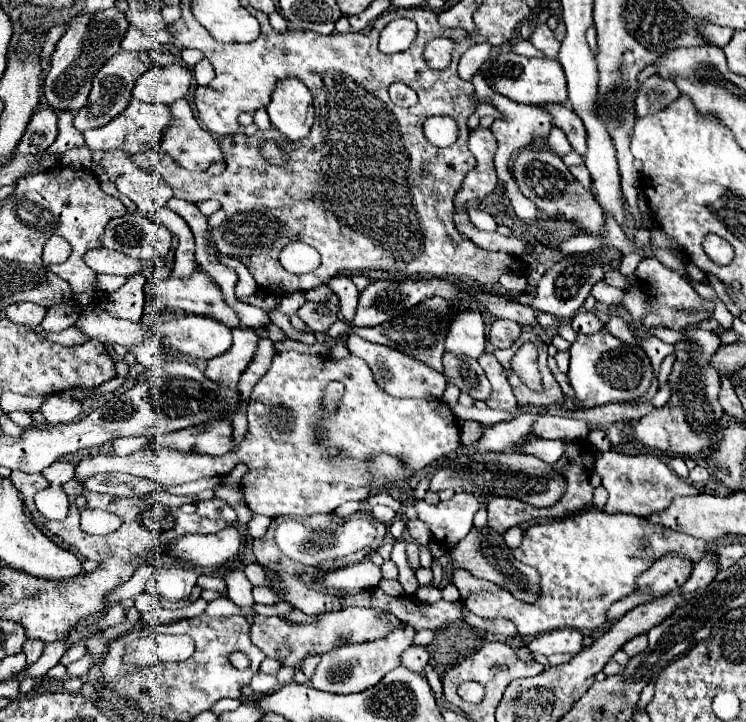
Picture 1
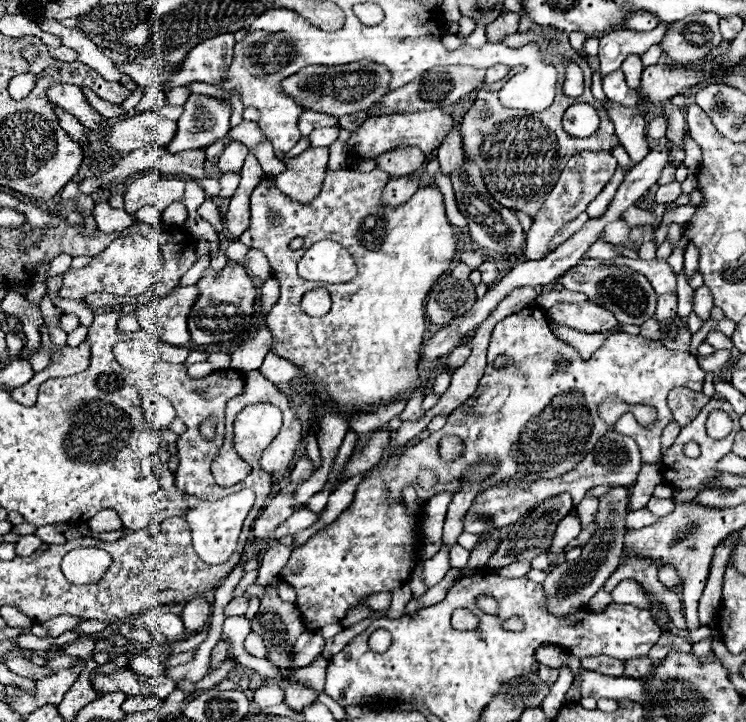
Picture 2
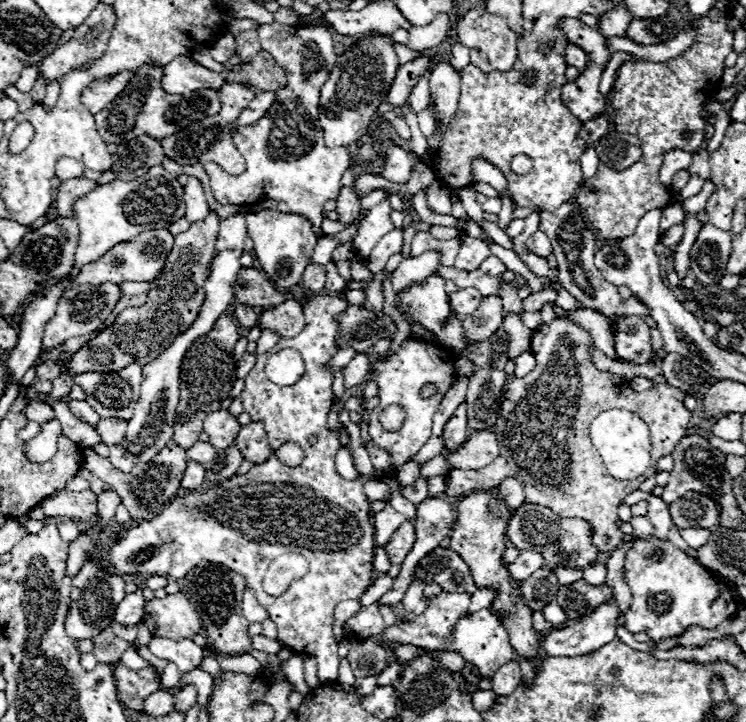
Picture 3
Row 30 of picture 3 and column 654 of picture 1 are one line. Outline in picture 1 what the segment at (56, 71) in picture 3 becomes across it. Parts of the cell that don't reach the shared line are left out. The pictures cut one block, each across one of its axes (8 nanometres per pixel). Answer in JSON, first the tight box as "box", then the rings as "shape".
{"box":[636,74,680,118],"shape":[[[656,74],[646,78],[642,82],[642,86],[638,90],[638,98],[636,98],[638,118],[666,108],[678,96],[680,96],[680,90],[676,88],[676,84],[672,84],[672,80],[664,80],[662,76],[656,76]]]}

